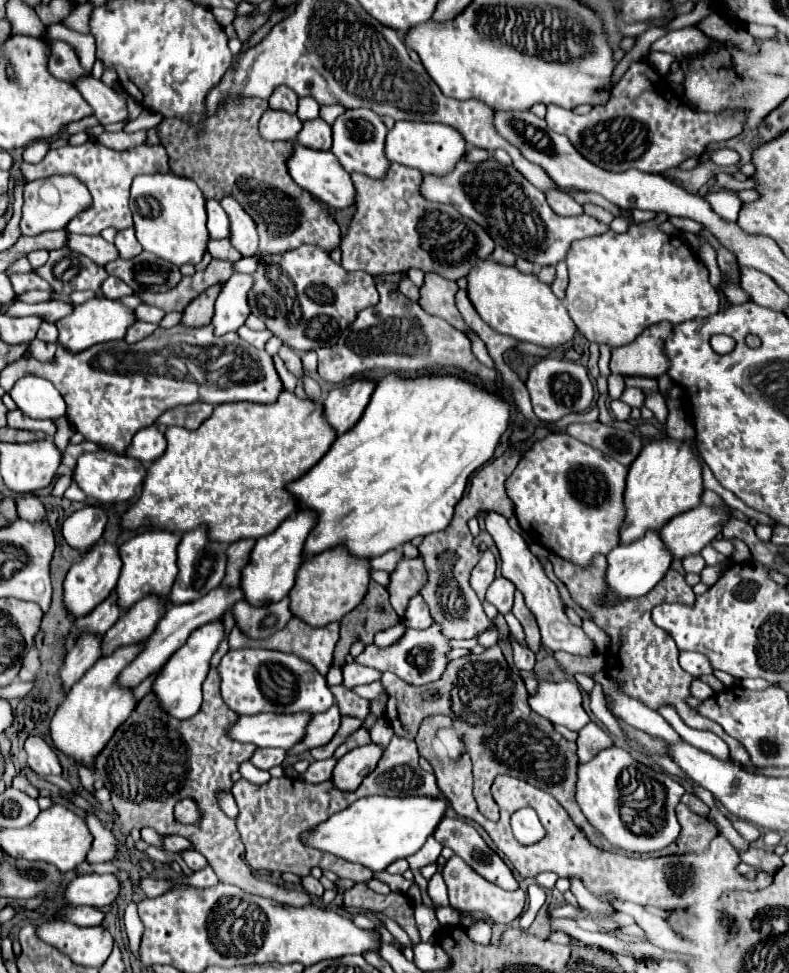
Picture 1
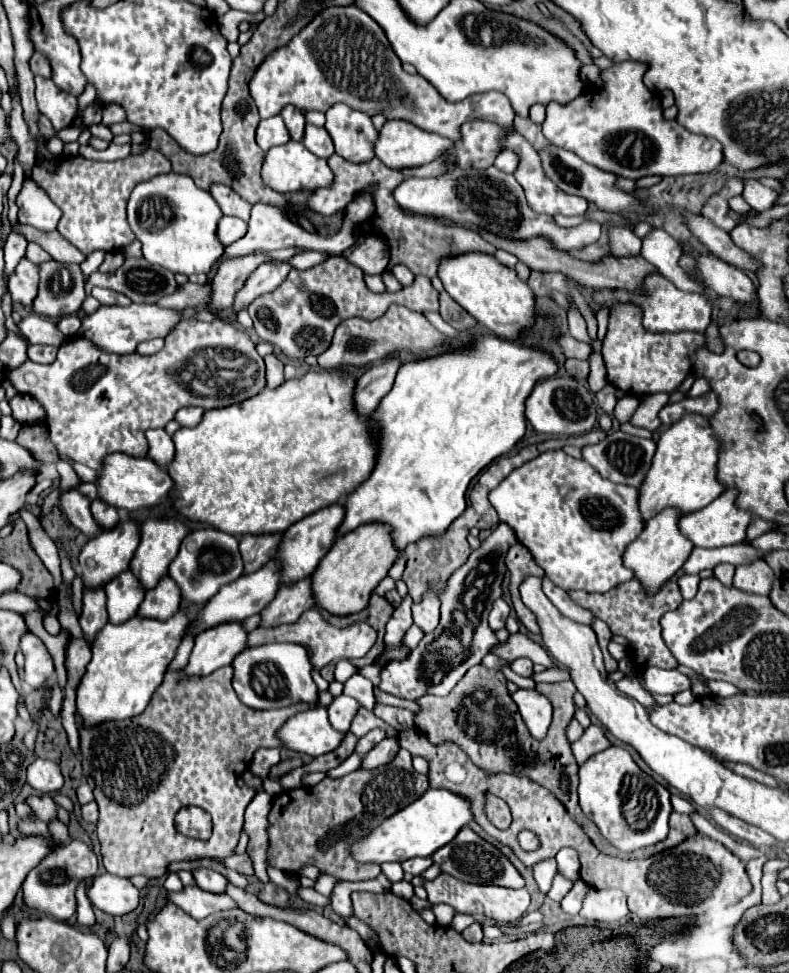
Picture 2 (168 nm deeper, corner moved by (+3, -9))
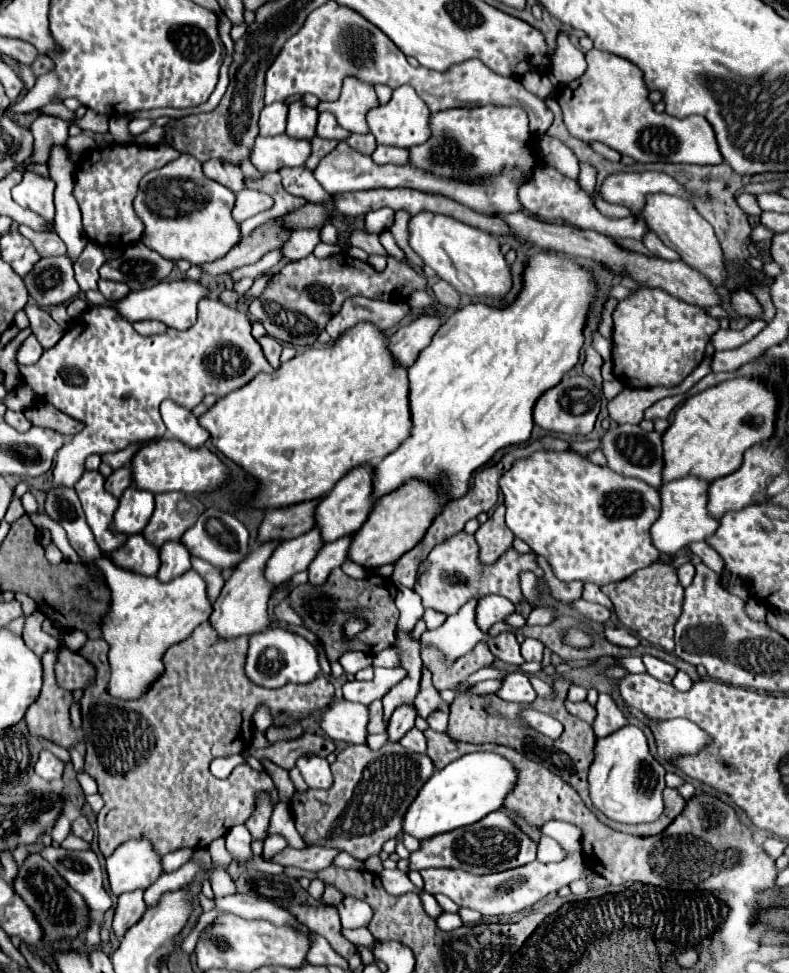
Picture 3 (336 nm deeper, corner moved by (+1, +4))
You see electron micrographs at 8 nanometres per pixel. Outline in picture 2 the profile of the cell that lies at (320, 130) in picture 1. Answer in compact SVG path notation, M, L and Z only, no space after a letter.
M306 125L306 131L304 131L304 137L302 137L302 145L318 155L318 157L324 157L328 159L332 153L334 153L334 145L332 145L332 139L328 135L328 131L324 127L314 127L314 125Z

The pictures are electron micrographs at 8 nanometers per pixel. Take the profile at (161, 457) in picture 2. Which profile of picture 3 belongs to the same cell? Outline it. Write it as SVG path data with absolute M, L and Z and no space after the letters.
M164 400L160 404L160 412L162 412L162 420L168 430L166 432L168 438L180 440L192 448L198 448L208 442L208 430L200 426L198 416L194 416L188 408L172 400Z

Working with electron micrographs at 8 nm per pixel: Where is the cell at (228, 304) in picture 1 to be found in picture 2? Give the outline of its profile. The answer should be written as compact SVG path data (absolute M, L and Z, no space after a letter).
M268 263L268 265L260 265L244 283L244 287L236 293L234 297L234 305L232 305L232 313L238 315L244 307L250 305L250 301L254 301L256 297L270 293L276 285L280 285L288 271L292 267L284 265L284 263Z

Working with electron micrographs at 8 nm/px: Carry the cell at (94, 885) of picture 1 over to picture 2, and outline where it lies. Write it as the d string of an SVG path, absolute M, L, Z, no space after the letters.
M110 873L94 877L92 885L86 889L90 903L110 915L124 915L138 907L140 895L138 889L124 877Z

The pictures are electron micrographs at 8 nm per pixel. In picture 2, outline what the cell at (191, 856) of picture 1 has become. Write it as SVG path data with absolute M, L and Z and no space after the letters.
M198 867L192 871L194 875L194 881L200 889L206 889L206 891L212 891L212 893L222 893L226 889L226 881L220 873L212 871L212 869L204 869L204 867Z

